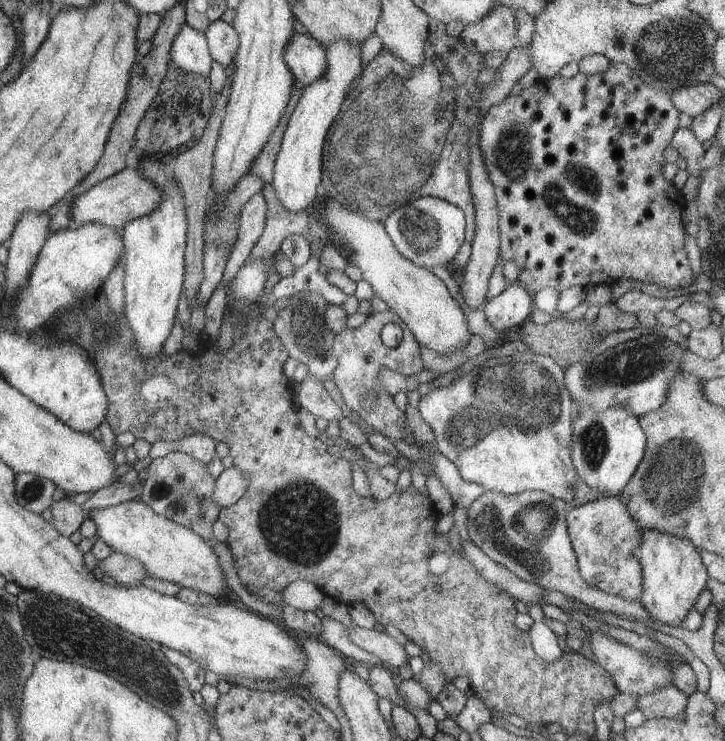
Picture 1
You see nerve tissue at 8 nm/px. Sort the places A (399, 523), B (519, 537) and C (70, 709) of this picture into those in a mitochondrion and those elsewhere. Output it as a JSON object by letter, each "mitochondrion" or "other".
{"A":"other","B":"mitochondrion","C":"other"}

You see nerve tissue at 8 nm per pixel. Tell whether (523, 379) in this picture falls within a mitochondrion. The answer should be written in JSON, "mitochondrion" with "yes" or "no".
{"mitochondrion":"yes"}

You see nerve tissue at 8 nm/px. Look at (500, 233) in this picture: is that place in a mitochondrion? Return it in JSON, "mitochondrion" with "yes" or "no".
{"mitochondrion":"no"}

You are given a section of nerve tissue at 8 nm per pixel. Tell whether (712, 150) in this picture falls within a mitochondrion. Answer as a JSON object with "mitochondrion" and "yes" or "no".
{"mitochondrion":"no"}

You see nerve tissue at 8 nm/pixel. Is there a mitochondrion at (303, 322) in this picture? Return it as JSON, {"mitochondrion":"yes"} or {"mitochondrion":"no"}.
{"mitochondrion":"yes"}

